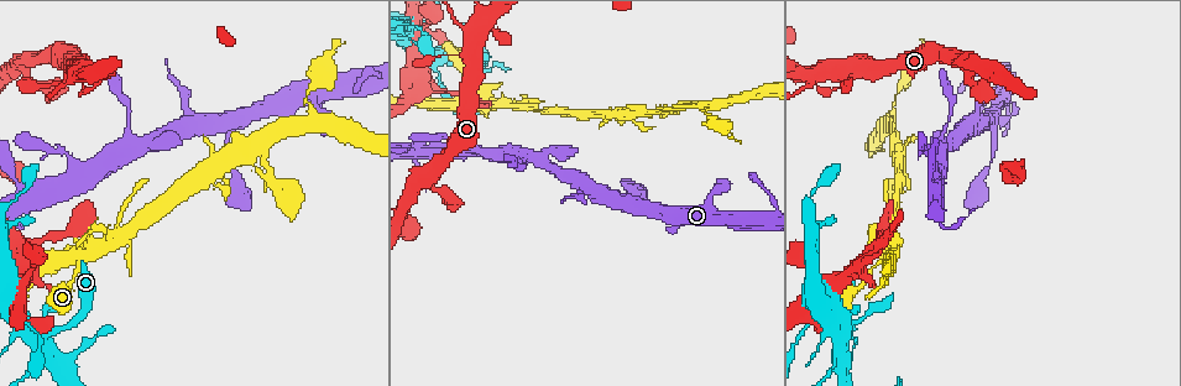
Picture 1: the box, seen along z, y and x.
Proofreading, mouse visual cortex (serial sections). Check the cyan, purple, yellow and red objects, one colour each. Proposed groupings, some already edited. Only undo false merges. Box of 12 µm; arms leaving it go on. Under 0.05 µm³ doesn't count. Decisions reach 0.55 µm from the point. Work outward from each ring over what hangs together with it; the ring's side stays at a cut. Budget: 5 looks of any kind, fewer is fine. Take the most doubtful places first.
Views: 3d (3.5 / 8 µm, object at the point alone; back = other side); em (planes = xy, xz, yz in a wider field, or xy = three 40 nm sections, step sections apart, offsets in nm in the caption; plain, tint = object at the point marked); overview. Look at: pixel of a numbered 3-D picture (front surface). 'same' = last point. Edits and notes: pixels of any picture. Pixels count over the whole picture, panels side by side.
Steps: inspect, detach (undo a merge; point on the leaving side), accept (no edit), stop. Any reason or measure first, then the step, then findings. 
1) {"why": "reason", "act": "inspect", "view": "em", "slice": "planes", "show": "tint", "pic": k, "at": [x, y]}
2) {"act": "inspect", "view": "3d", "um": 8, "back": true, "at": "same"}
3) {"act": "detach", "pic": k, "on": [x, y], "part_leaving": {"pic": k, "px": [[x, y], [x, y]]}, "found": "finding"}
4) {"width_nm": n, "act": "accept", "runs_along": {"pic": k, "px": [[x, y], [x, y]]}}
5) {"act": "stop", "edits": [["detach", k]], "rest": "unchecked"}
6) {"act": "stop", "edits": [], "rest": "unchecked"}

{"why": "four or more arms meet", "act": "inspect", "view": "3d", "um": 3.5, "pic": 1, "at": [79, 260]}

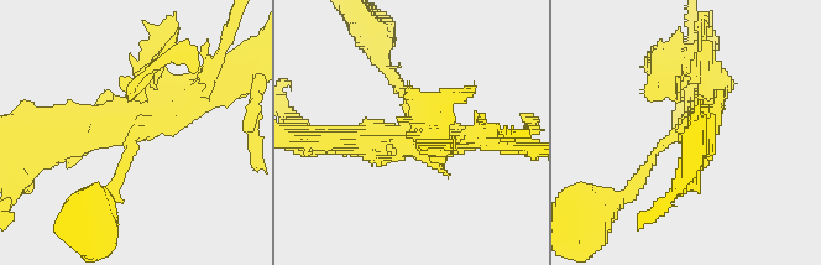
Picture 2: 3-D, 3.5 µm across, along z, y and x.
{"arms": 4, "arm_widths_nm": [150, 250, 250, 350], "act": "inspect", "view": "em", "slice": "xy", "step": 1, "show": "tint", "pic": 2, "at": [408, 127]}

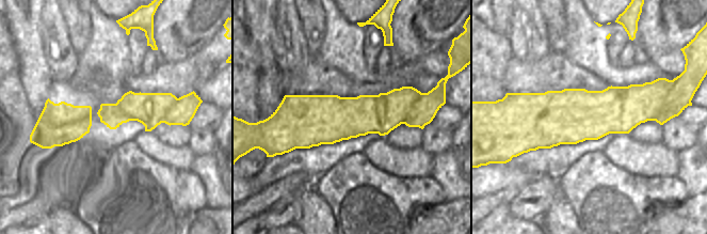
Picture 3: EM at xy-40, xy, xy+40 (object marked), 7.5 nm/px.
{"act": "accept", "runs_along": {"pic": 3, "px": [[282, 108], [413, 114], [422, 124]]}, "found": "all the same cell"}

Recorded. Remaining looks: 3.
{"why": "small branch off a trunk", "act": "inspect", "view": "3d", "um": 3.5, "pic": 1, "at": [840, 339]}

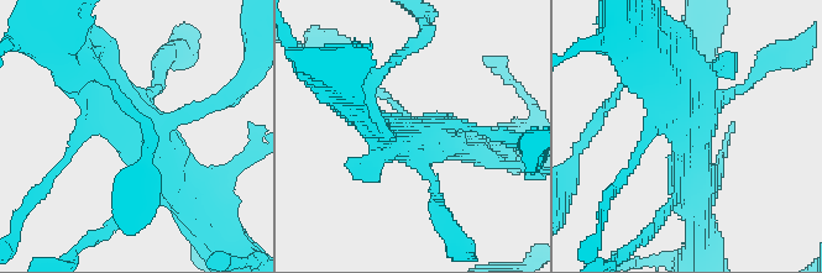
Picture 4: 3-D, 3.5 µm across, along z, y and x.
{"why": "now the EM", "act": "inspect", "view": "em", "slice": "planes", "show": "tint", "pic": 4, "at": [435, 134]}

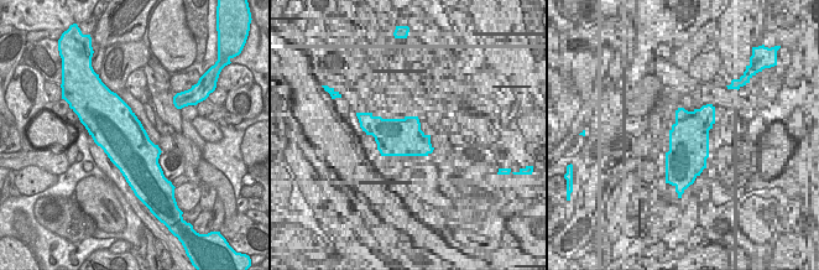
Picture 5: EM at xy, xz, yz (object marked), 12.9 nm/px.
{"act": "accept", "runs_along": {"pic": 4, "px": [[506, 136], [368, 121]]}, "found": "continuous, no second cell"}

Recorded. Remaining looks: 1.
{"act": "stop", "edits": [], "rest": "unchecked"}

